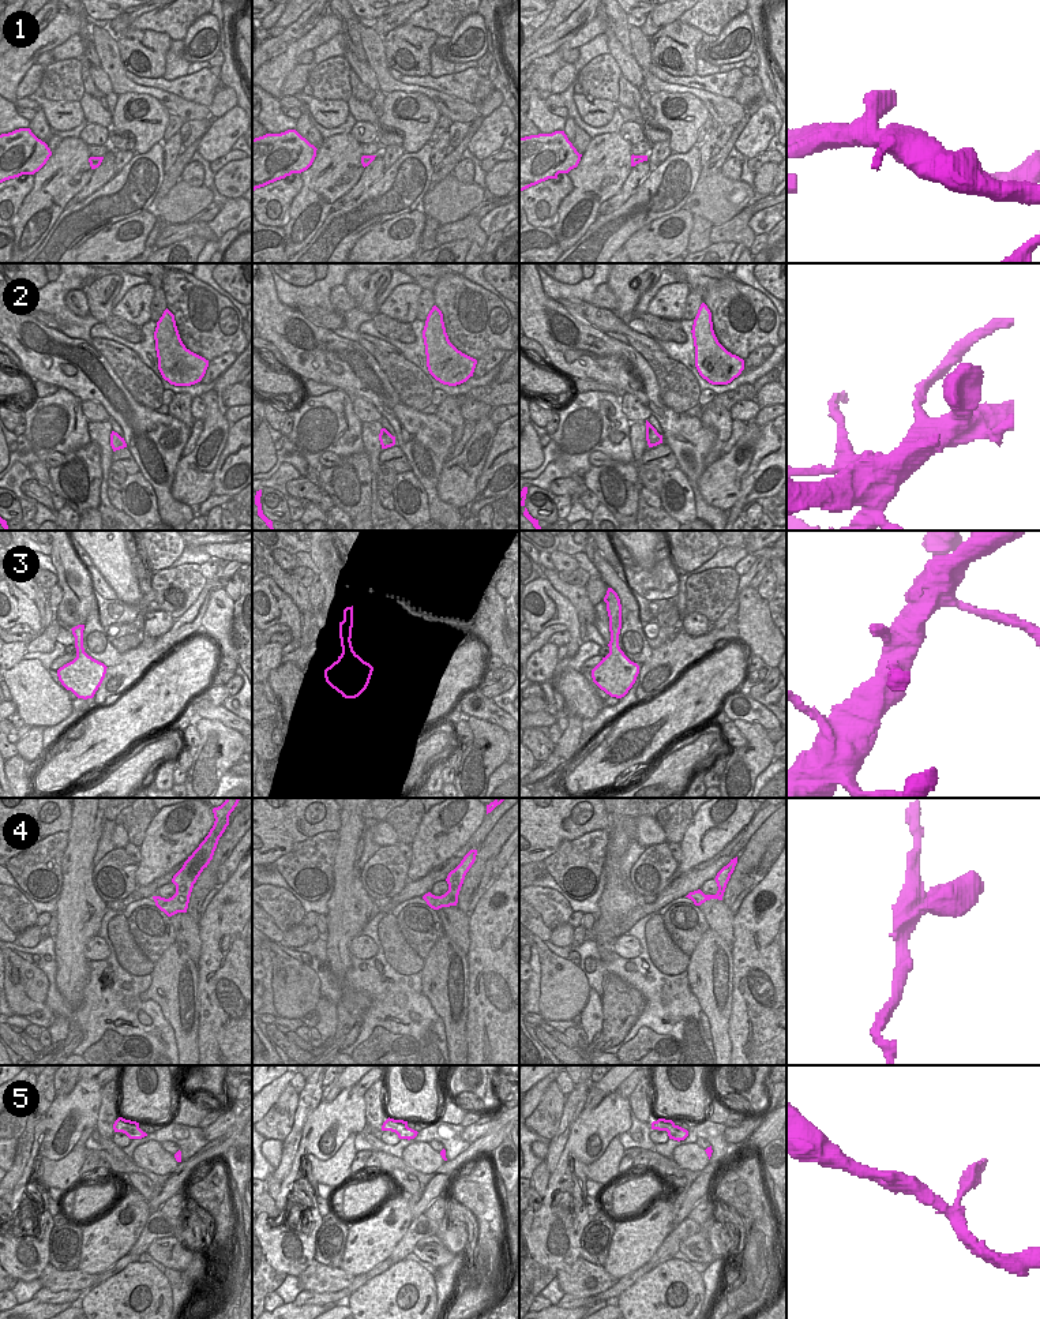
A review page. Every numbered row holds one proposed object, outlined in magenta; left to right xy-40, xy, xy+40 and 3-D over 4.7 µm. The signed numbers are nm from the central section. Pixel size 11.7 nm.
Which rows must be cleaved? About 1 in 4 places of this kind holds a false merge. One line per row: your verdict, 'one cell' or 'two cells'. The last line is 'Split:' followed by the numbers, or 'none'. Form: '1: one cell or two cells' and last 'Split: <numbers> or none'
1: one cell
2: two cells
3: one cell
4: one cell
5: one cell
Split: 2

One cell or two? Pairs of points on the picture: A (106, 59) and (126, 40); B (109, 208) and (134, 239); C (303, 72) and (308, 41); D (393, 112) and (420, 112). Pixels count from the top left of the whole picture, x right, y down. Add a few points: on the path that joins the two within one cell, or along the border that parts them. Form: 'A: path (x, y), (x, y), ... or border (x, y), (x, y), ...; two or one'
A: border (112, 34), (117, 42), (120, 62), (127, 70); two
B: border (150, 209), (117, 220), (92, 236); two
C: border (297, 63), (286, 77), (282, 93); two
D: path (400, 112), (413, 112); one

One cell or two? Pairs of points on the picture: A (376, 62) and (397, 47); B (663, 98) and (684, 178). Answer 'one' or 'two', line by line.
A: two
B: two

